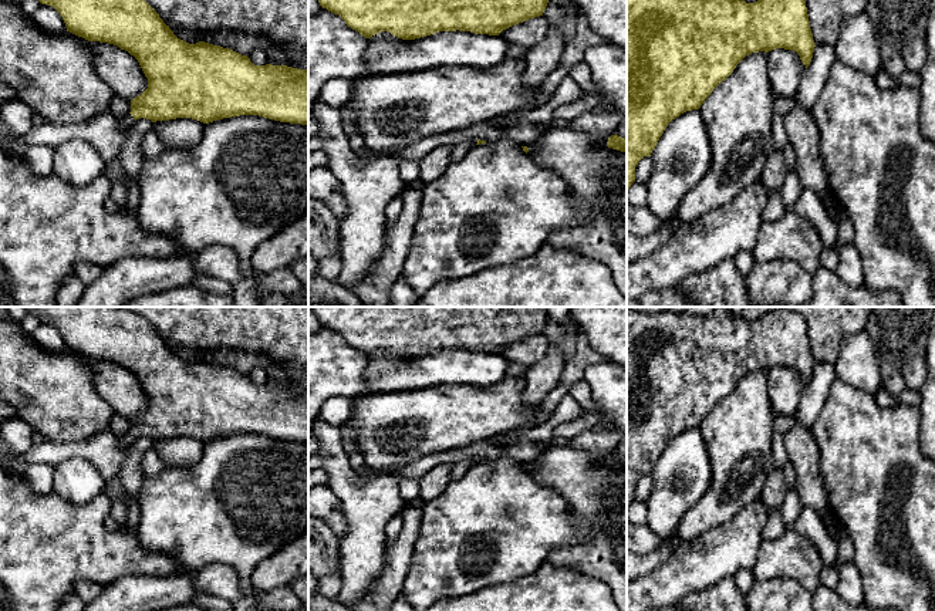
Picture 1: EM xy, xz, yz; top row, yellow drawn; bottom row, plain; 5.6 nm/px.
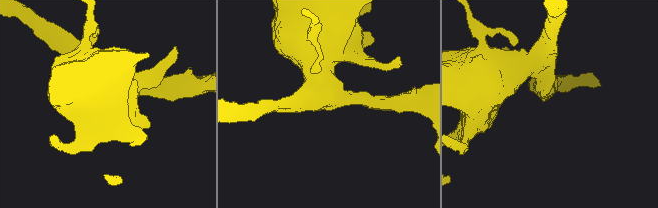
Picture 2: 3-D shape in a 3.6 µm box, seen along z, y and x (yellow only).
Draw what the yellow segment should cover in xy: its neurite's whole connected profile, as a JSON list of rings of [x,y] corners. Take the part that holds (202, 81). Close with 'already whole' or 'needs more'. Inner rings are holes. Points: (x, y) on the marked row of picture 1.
[[[145,0],[38,1],[54,7],[60,13],[67,31],[88,41],[118,45],[138,60],[148,78],[148,88],[141,95],[131,99],[131,112],[119,117],[121,128],[134,125],[139,118],[151,119],[152,122],[192,118],[209,124],[217,119],[240,115],[259,115],[280,122],[308,125],[308,68],[300,70],[283,64],[254,65],[247,55],[242,55],[230,48],[223,48],[205,41],[189,44],[178,38]]] | needs more

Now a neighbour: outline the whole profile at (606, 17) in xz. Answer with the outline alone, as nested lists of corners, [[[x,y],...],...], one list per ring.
[[[574,0],[590,28],[627,51],[627,0]]]

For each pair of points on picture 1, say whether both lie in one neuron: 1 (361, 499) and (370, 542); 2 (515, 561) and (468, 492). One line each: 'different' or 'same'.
1: same
2: same

